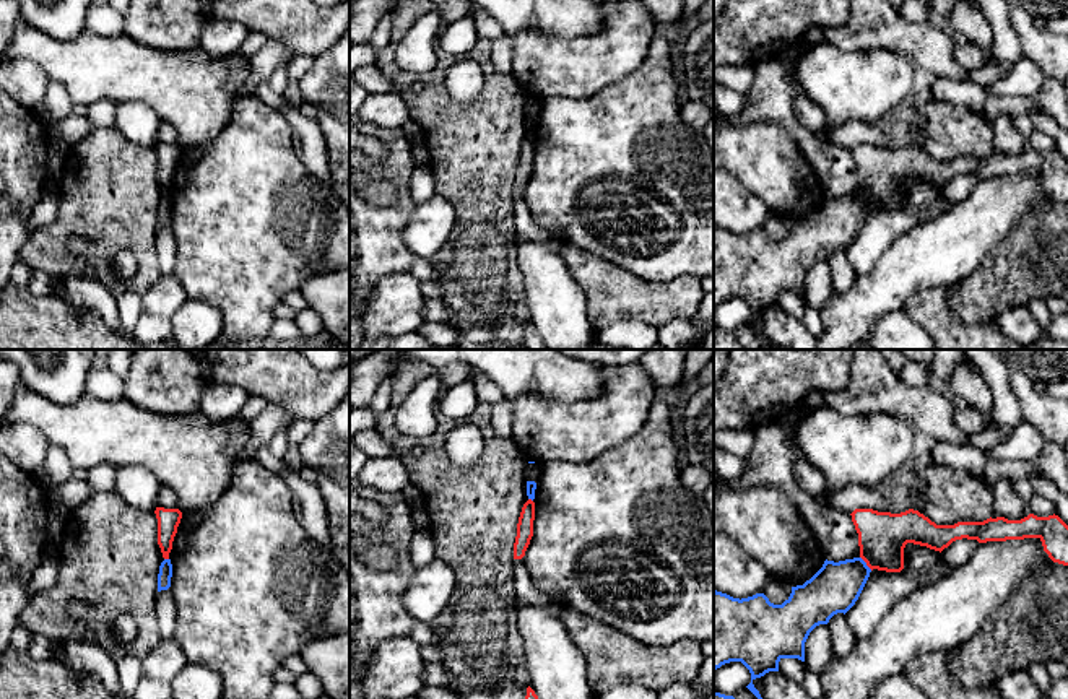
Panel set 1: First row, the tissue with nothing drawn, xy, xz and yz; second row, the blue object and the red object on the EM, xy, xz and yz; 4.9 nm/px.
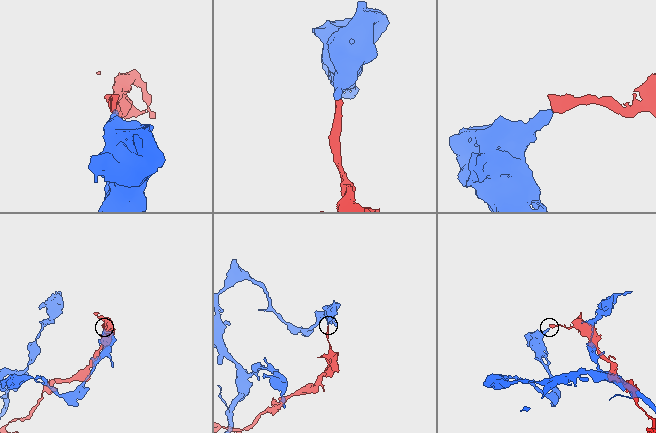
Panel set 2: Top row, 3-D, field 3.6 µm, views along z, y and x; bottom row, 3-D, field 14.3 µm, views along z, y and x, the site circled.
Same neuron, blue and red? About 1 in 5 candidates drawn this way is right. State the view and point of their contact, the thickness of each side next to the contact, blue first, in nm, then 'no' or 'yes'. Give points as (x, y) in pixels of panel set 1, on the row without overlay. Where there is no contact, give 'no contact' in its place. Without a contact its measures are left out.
yz (865, 199) | 240/240 nm | no

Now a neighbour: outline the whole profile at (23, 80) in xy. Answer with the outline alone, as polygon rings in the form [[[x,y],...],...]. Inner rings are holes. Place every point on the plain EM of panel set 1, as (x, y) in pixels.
[[[11,60],[0,65],[0,88],[18,104],[34,109],[42,102],[49,76],[31,60]]]

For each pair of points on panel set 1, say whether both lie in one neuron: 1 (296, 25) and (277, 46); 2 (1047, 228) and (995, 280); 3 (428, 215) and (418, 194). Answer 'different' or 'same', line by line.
1: different
2: same
3: different

